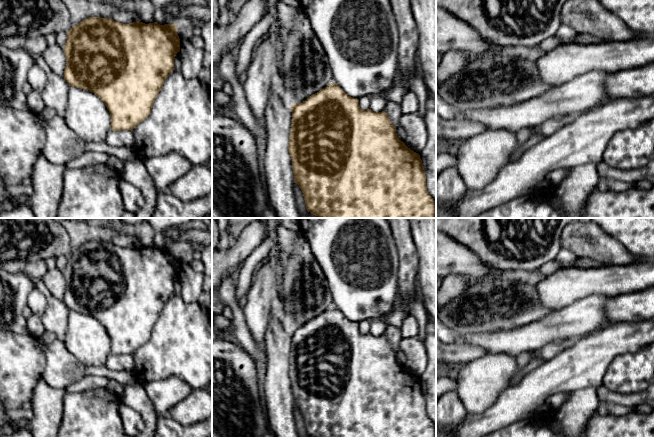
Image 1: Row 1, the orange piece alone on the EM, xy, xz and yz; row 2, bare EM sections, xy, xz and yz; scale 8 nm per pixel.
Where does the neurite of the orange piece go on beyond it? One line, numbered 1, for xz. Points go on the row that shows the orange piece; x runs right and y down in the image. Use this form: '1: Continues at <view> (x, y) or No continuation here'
1: No continuation here

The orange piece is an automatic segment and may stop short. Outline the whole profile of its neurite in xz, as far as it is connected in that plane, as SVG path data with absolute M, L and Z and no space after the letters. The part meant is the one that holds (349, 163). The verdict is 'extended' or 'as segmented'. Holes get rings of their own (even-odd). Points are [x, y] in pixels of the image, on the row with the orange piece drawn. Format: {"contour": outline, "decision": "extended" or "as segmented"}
{"contour": "M332 82L302 103L292 104L291 111L292 124L288 150L292 159L294 182L302 190L308 212L318 218L436 218L435 203L427 191L425 170L420 155L408 148L397 137L396 127L391 123L385 110L379 113L375 113L371 109L362 110L359 99L349 96Z", "decision": "as segmented"}

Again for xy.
{"contour": "M89 17L67 32L67 41L62 47L66 57L64 79L69 86L89 90L104 102L110 113L111 130L132 131L148 117L165 79L174 70L174 59L180 51L177 26L140 21L124 24L112 18Z", "decision": "as segmented"}

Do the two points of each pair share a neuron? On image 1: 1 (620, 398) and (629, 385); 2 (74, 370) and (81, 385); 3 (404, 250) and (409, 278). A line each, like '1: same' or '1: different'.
1: different
2: different
3: same

